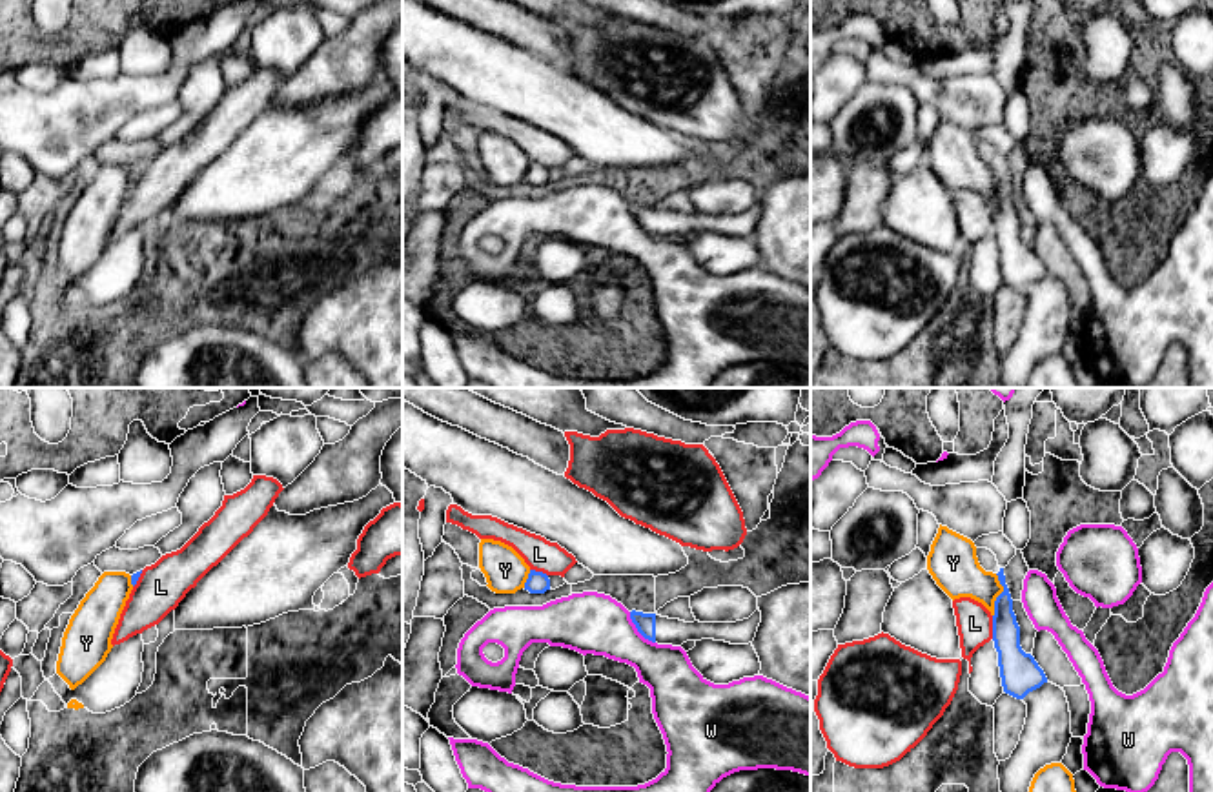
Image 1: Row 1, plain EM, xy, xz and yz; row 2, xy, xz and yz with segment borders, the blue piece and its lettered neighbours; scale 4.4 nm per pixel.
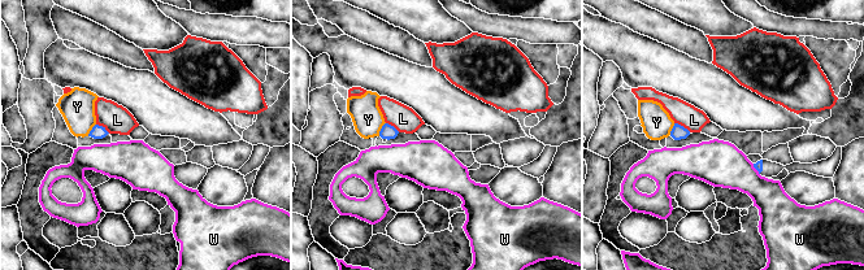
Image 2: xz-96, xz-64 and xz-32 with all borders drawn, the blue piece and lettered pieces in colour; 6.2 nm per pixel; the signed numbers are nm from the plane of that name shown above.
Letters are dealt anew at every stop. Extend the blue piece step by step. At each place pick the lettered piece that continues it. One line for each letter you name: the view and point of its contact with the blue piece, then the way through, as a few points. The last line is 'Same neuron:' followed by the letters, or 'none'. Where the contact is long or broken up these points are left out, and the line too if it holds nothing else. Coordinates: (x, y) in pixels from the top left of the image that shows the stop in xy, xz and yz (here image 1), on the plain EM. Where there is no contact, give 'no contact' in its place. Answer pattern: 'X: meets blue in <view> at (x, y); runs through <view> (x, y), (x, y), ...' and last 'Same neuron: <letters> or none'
Same neuron: none

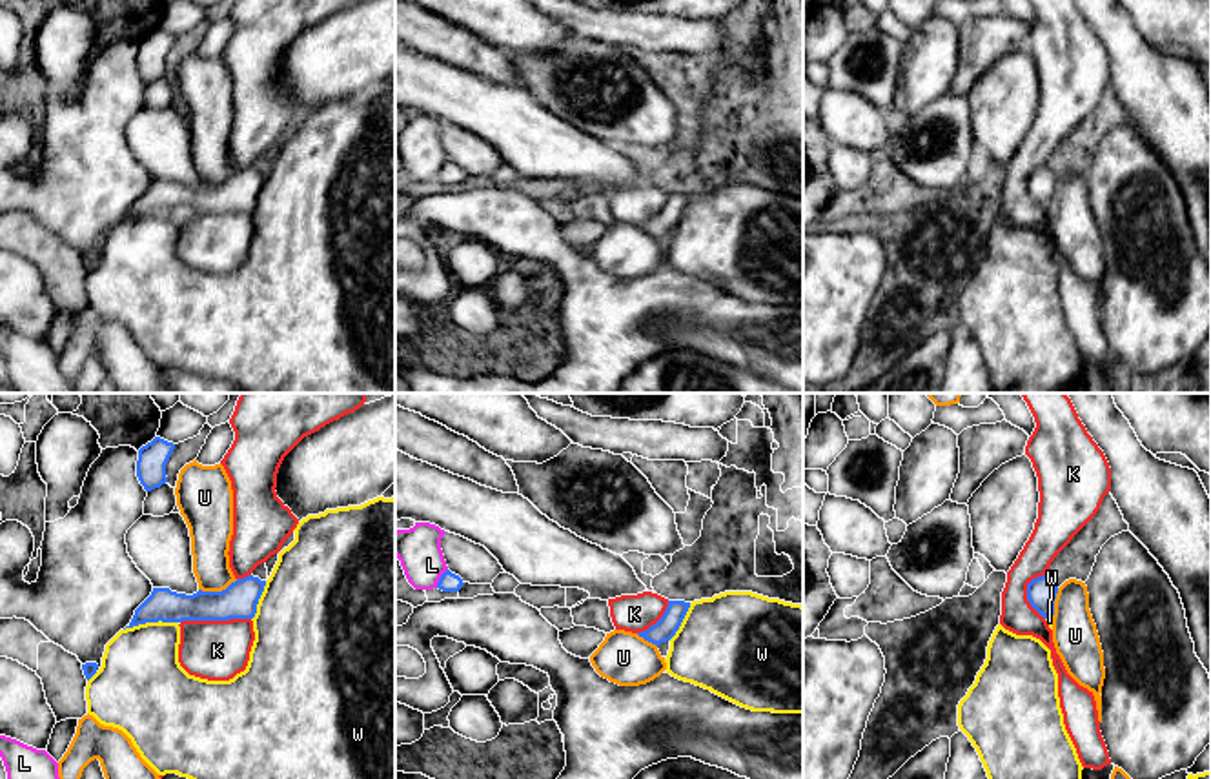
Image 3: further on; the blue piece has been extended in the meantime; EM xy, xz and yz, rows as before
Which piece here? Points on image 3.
Same neuron: none

